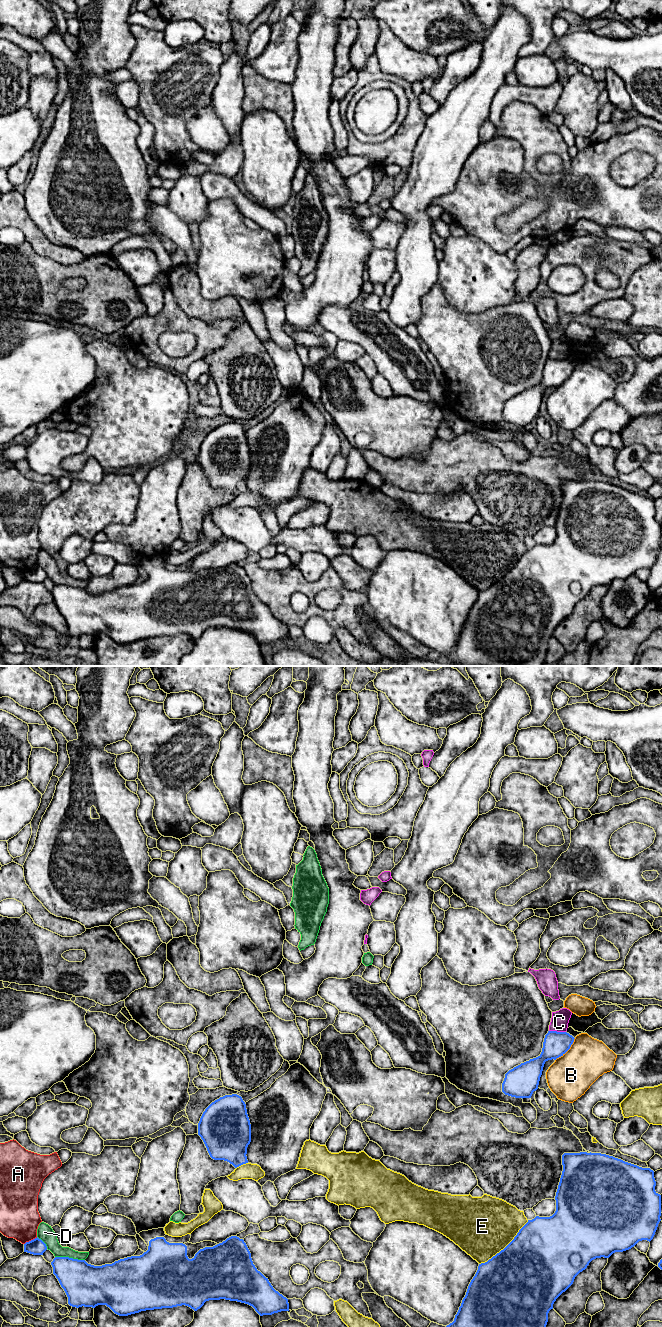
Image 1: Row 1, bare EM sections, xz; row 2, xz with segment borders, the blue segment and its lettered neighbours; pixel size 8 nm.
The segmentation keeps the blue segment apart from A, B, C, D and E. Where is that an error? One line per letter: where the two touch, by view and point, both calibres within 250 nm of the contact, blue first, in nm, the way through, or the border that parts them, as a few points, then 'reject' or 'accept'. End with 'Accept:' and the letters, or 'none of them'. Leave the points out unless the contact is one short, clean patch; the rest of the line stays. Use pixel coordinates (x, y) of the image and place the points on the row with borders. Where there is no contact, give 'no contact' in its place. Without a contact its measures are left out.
A: contact xz (31, 1240); calibres 130 and 320 nm; reject
B: contact xz (567, 1050); calibres 200 and 360 nm; reject
C: contact xz (556, 1031); calibres 200 and 140 nm; border xz (549, 1030), (565, 1032); reject
D: contact xz (70, 1258); calibres 340 and 120 nm; reject
E: contact xz (506, 1246); calibres 500 and 480 nm; reject
Accept: none of them

